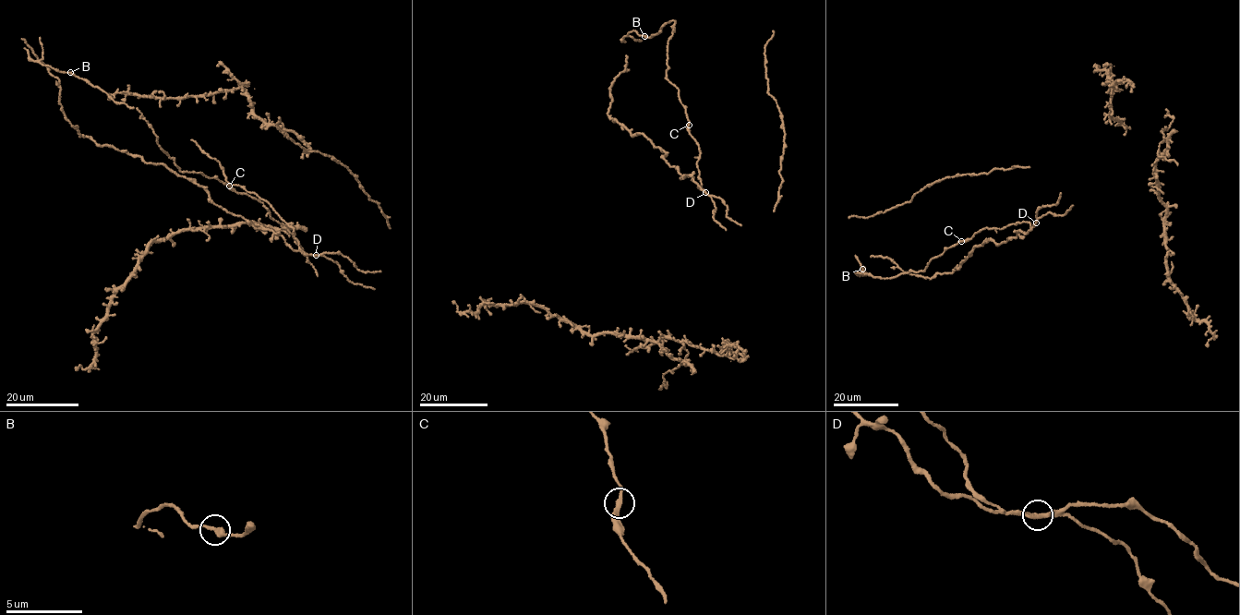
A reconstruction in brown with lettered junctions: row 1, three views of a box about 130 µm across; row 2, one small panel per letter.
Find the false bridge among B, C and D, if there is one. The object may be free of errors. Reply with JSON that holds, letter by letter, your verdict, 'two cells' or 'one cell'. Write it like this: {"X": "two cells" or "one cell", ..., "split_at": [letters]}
{"B": "one cell", "C": "one cell", "D": "two cells", "split_at": ["D"]}

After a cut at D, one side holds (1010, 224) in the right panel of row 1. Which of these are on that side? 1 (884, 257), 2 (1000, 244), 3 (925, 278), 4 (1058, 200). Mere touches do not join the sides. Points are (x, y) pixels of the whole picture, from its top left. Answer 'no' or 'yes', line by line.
1: no
2: no
3: no
4: no

